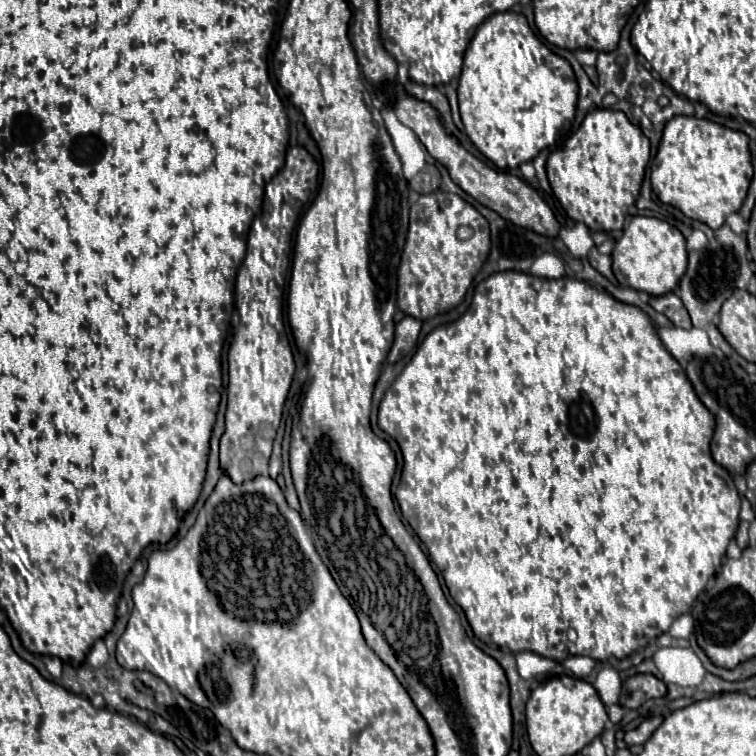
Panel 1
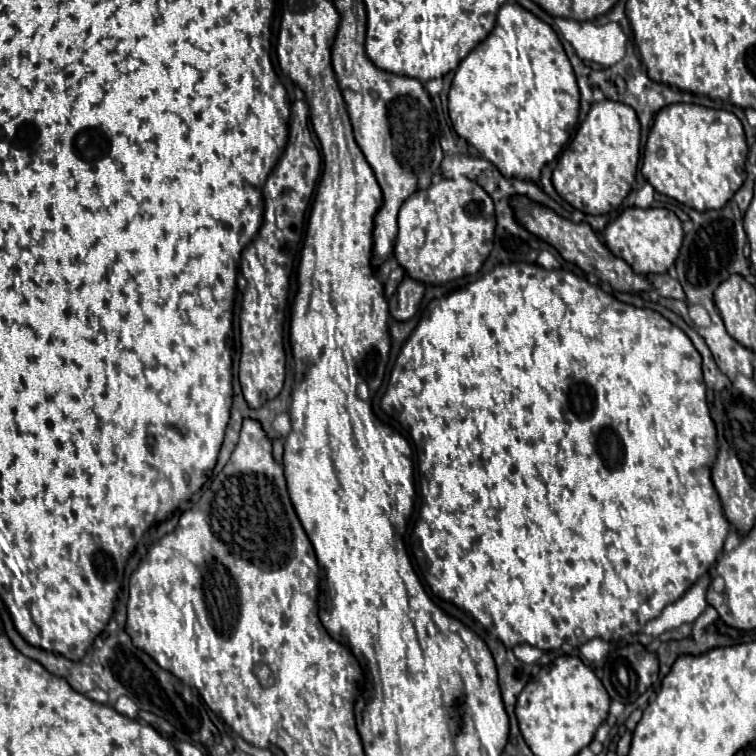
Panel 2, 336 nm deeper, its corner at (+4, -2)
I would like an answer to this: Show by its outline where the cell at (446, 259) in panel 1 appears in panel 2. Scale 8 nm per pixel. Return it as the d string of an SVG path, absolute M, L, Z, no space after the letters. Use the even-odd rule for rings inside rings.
M464 176L452 180L442 178L434 182L430 188L414 192L402 204L398 214L398 236L394 246L394 258L406 270L408 276L414 276L414 280L422 280L422 284L426 286L446 284L450 280L476 274L482 268L484 260L492 250L494 228L496 228L496 218L494 218L492 198L476 182Z

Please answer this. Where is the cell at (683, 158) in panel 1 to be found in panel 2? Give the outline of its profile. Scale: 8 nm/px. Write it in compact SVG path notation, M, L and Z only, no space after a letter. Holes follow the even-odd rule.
M670 104L654 120L644 148L642 174L664 196L698 212L718 210L744 184L746 154L744 128L732 112L696 104Z

